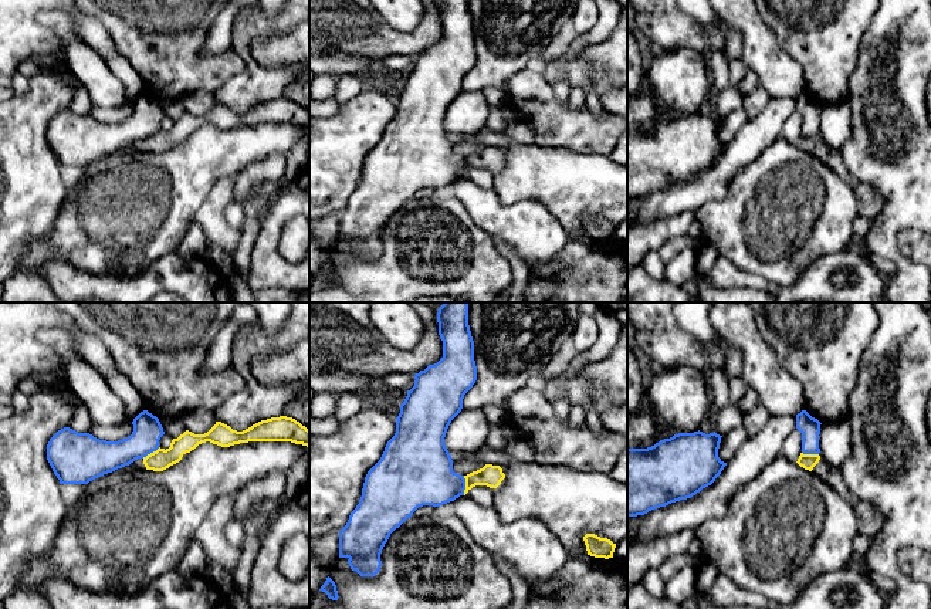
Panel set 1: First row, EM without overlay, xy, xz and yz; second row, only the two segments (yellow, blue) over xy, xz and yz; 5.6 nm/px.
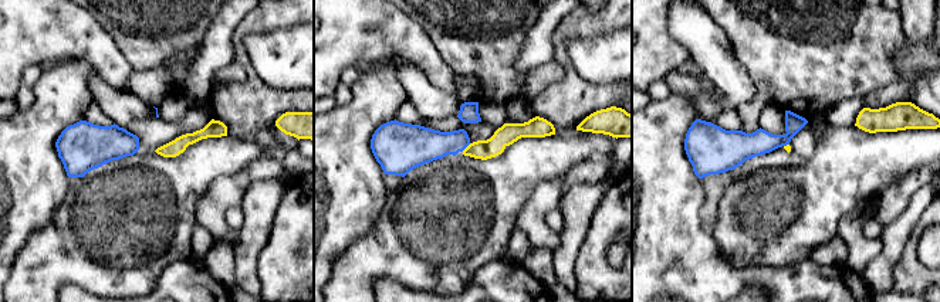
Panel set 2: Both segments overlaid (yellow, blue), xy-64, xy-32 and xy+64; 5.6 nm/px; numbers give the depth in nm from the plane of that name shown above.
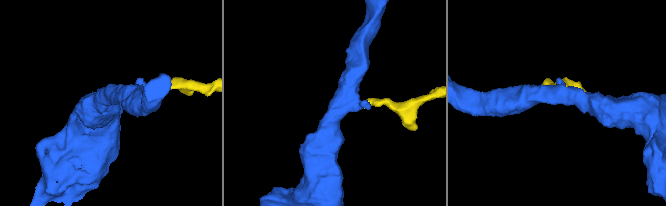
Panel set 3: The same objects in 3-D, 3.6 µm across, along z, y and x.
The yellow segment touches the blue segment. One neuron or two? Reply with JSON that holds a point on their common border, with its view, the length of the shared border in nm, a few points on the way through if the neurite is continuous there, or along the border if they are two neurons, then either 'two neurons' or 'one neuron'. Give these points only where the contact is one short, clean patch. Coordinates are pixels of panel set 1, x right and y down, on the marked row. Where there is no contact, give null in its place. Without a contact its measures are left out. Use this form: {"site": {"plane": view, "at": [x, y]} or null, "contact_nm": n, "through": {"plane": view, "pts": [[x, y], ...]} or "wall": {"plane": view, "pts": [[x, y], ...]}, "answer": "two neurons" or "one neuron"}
{"site": {"plane": "xz", "at": [466, 486]}, "contact_nm": 110, "wall": {"plane": "xz", "pts": [[463, 476], [464, 494]]}, "answer": "two neurons"}

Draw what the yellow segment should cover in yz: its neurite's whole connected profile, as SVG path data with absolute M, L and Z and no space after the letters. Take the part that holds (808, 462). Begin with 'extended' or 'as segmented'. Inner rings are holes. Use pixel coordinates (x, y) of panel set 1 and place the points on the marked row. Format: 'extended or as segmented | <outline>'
extended | M800 453L796 463L827 483L842 498L844 498L854 508L859 521L859 535L864 538L877 535L884 522L883 515L880 514L877 507L874 507L869 501L860 500L847 487L839 467L829 464L819 454Z

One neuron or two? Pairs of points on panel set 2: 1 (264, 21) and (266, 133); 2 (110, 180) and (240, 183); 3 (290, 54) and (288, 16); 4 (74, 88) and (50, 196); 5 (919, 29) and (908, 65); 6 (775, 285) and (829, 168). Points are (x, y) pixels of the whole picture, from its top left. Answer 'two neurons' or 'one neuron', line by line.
1: one neuron
2: two neurons
3: two neurons
4: one neuron
5: two neurons
6: two neurons

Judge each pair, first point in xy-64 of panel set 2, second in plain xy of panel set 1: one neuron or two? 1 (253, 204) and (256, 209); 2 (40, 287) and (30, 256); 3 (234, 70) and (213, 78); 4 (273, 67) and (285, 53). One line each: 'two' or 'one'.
1: one
2: one
3: one
4: one

